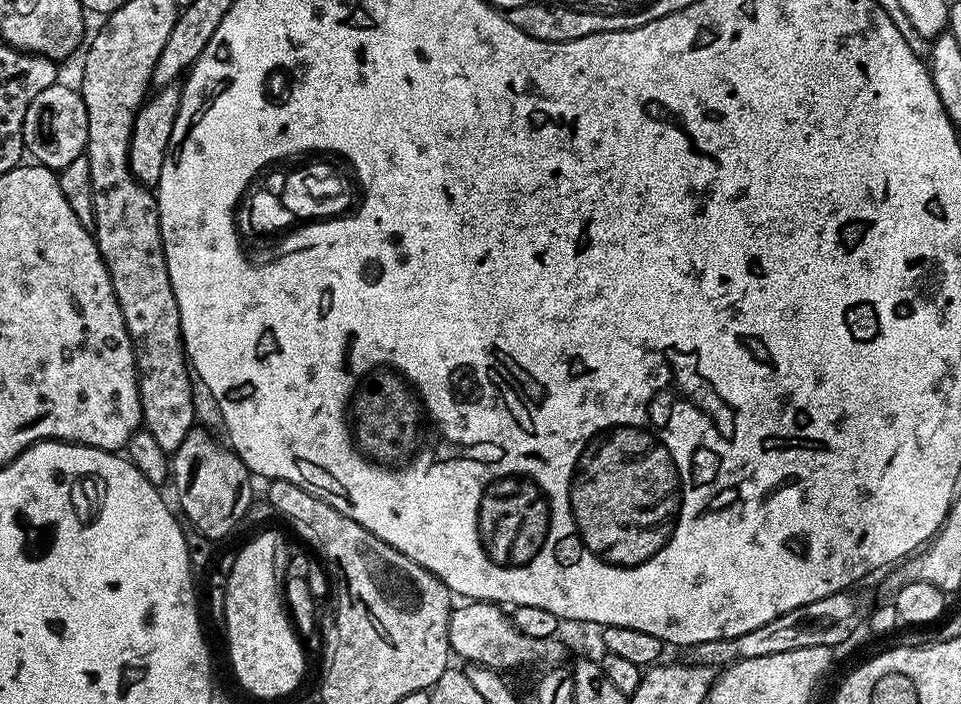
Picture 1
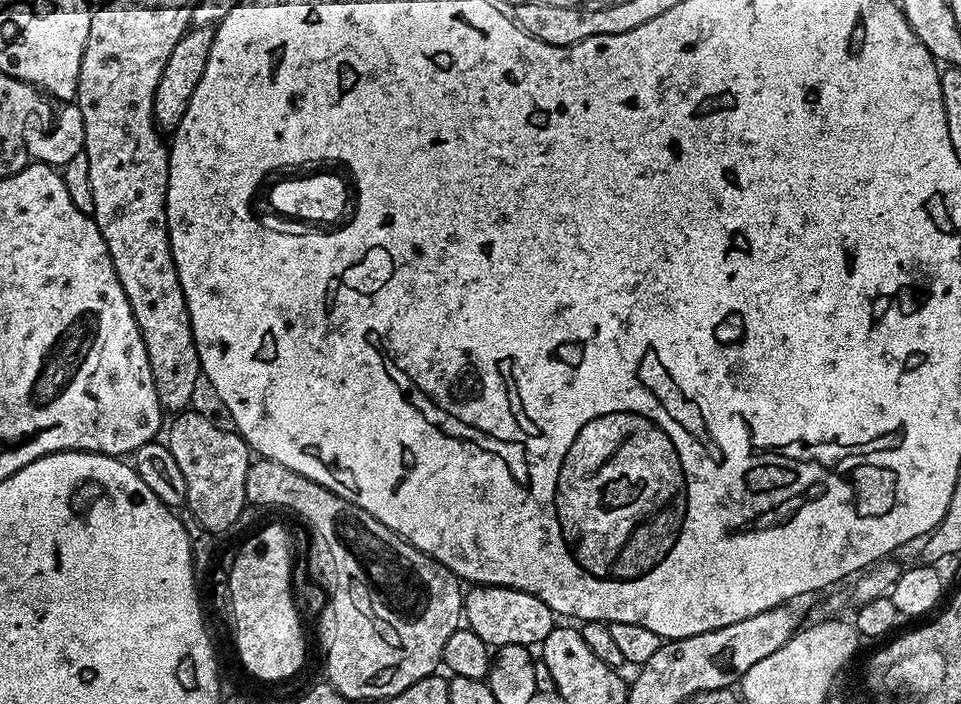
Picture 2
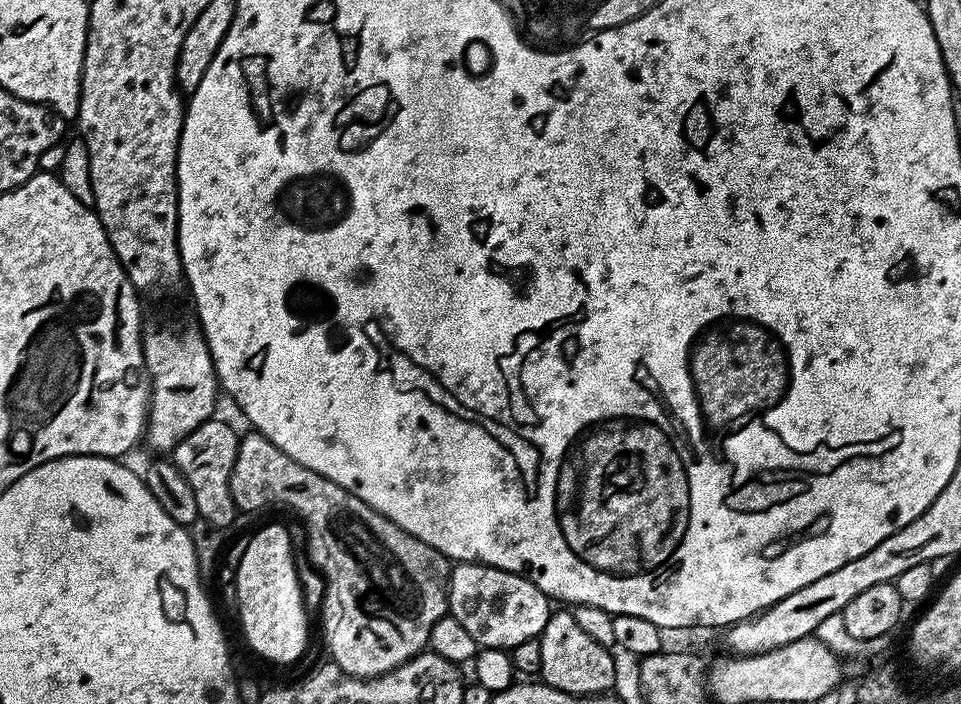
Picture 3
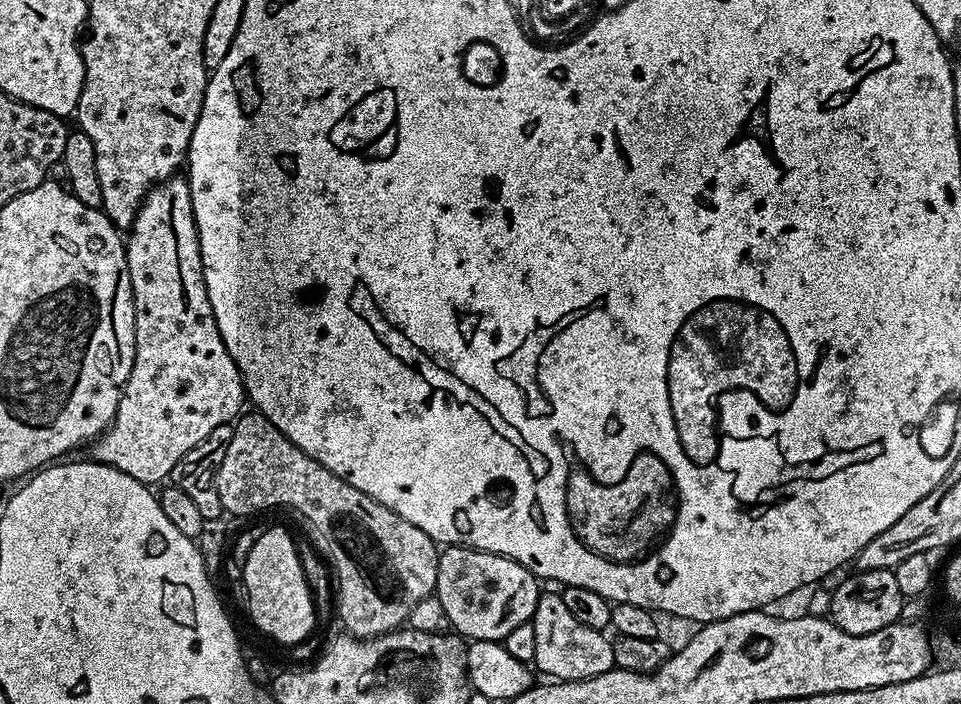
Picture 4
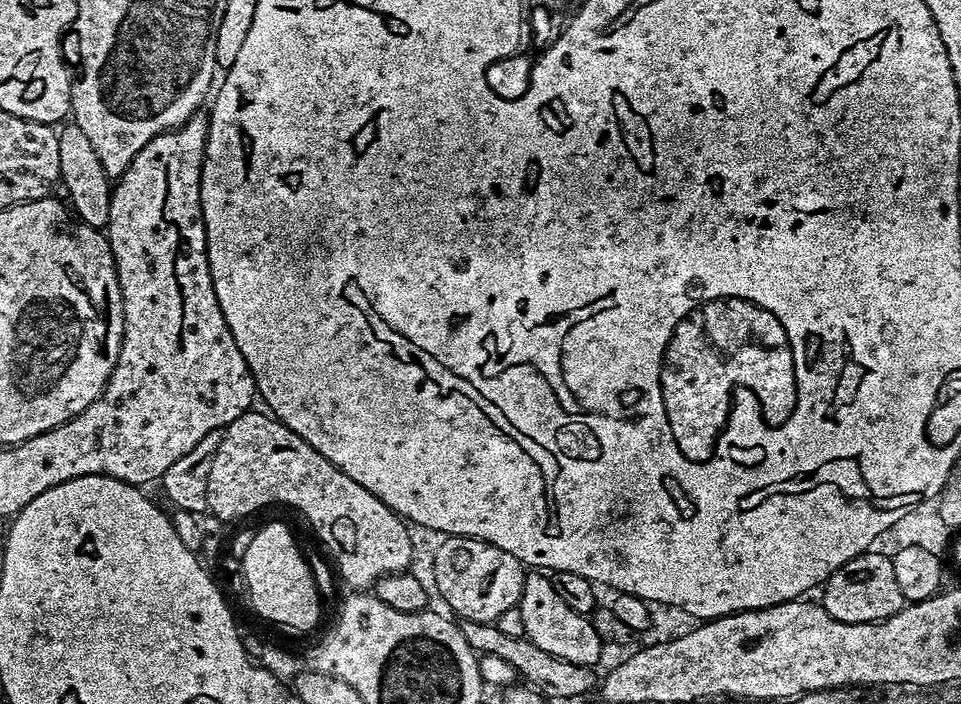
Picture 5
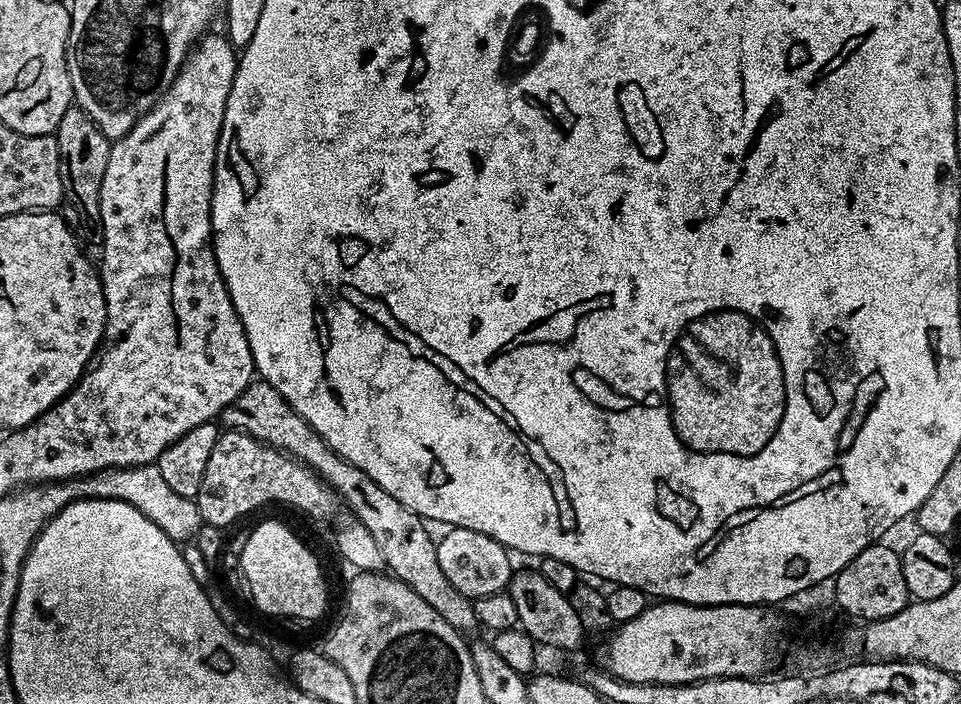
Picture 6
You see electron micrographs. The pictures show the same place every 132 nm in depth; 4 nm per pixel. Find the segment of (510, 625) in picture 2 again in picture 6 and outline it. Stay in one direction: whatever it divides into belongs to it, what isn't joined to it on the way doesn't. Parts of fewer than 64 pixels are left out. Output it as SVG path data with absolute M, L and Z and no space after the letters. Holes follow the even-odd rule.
M451 527L445 532L447 533L442 538L439 537L436 545L438 566L456 590L475 600L478 597L503 593L507 589L514 575L511 560L513 557L509 549L480 531Z

